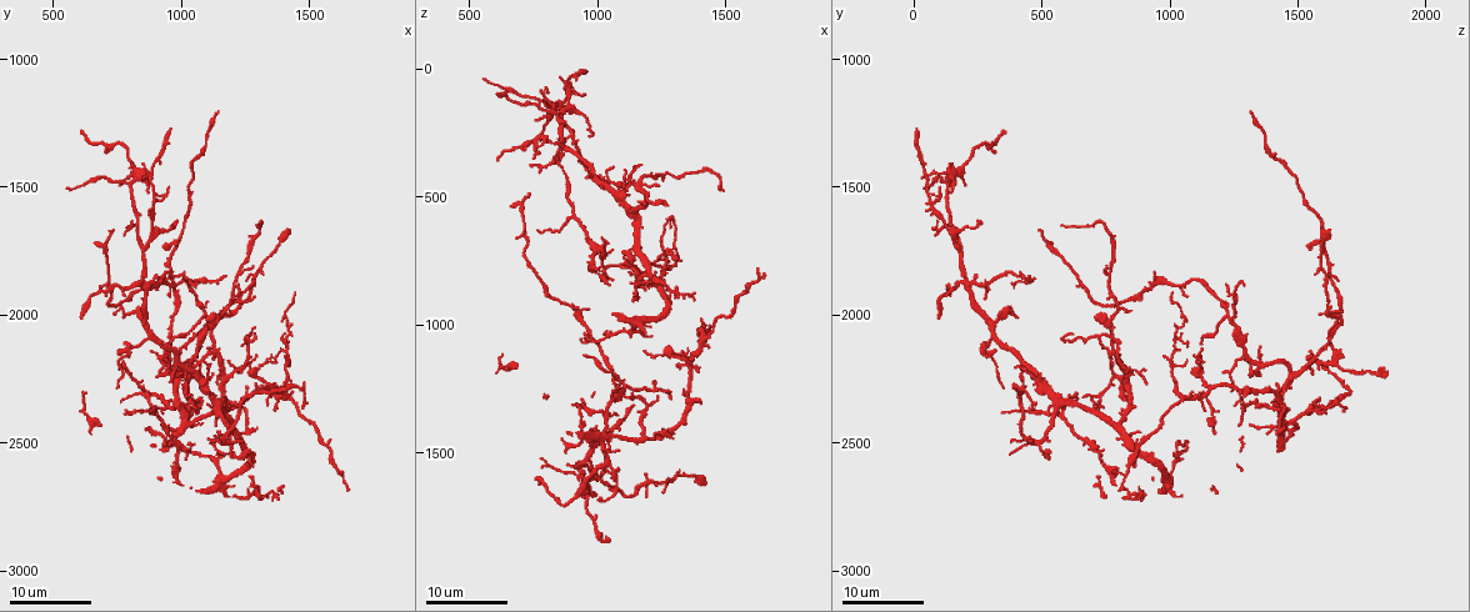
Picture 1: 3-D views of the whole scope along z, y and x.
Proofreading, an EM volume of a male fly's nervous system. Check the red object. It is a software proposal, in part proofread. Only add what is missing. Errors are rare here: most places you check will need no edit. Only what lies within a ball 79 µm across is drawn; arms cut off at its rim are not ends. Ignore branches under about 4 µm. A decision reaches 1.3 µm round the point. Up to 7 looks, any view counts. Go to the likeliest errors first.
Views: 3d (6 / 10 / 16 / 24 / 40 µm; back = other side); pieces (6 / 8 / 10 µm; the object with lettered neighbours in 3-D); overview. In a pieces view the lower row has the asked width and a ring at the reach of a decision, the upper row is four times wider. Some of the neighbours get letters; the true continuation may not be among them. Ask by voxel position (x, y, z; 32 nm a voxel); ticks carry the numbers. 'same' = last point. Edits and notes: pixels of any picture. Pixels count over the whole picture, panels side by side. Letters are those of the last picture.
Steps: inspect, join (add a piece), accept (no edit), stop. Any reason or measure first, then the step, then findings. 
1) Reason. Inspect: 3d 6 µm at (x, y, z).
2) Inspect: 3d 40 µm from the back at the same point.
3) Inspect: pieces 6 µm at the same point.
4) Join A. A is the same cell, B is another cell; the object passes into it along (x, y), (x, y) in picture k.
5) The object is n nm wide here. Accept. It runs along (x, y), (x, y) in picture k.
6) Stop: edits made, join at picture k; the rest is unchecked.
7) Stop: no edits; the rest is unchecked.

Thin end. Inspect: 3d 16 µm at (960, 2120, 1110).

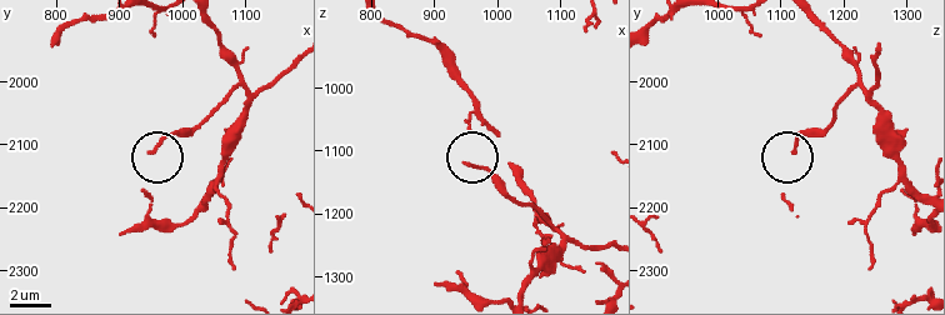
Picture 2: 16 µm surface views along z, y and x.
What lies round it. Inspect: pieces 10 µm at (950, 2115, 1120).

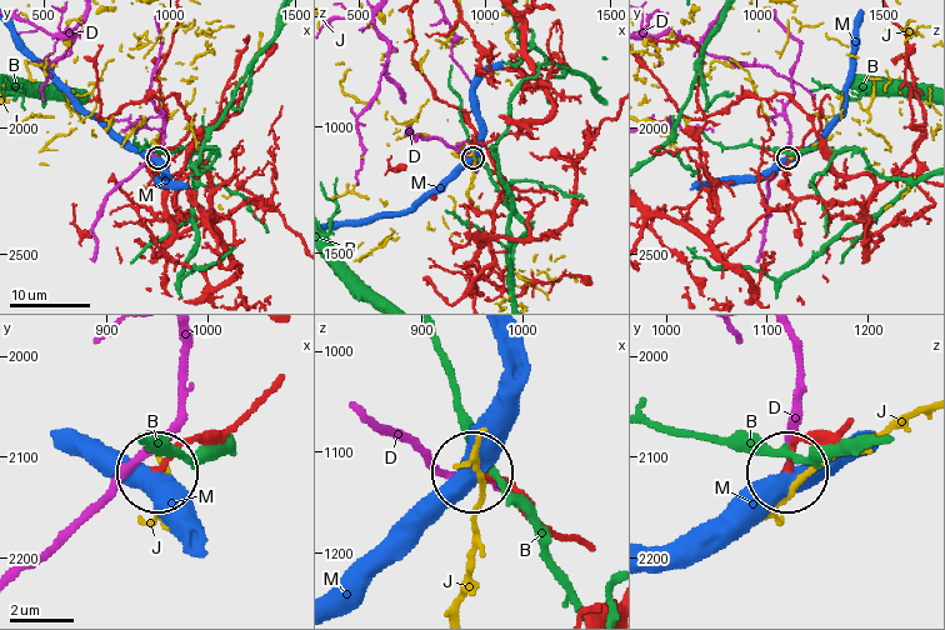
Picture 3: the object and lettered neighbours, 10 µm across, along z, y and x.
Accept. B, D, J and M are other cells; it runs along (843, 421), (799, 441), (785, 470) in picture 3; no lettered piece goes on from it.

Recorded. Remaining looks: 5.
Free end. Inspect: 3d 24 µm at (960, 1280, 10).

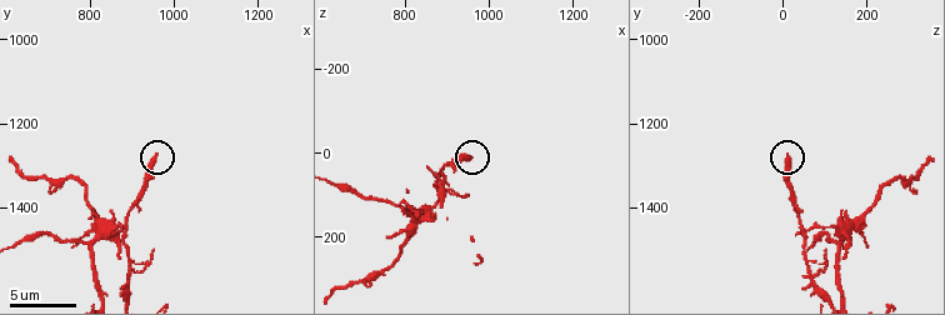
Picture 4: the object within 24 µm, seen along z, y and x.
Inspect: 3d 6 µm at (955, 1275, 15).

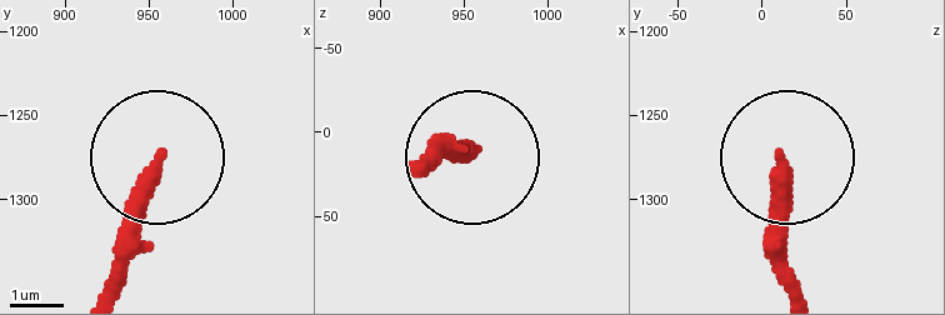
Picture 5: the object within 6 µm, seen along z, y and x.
Inspect: pieces 10 µm at (954, 1274, 12).

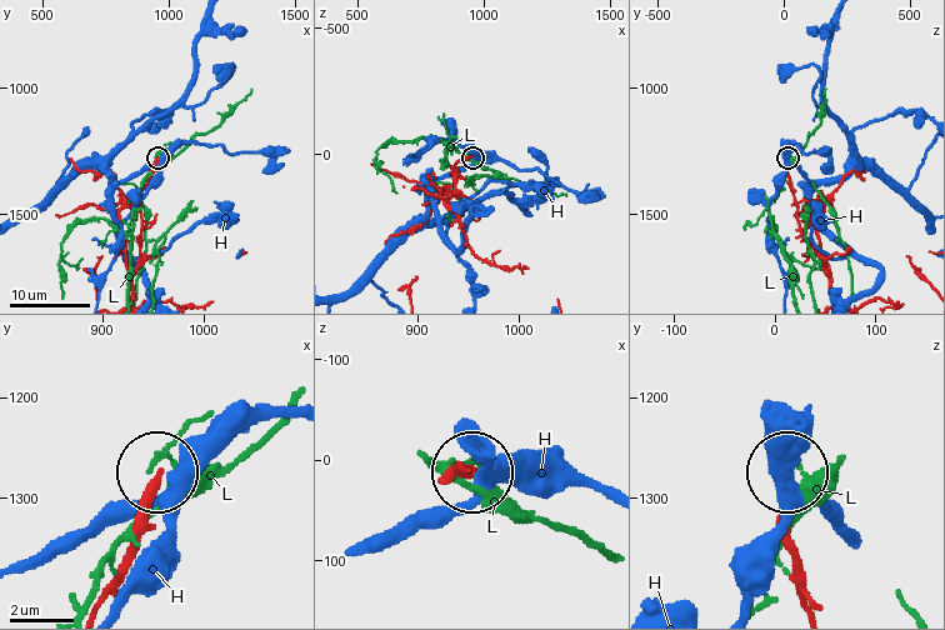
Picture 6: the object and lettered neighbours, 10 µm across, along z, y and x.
Accept. H and L are other cells; it runs along (98, 603), (154, 476) in picture 6; none of them fits.

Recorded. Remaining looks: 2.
Thin end. Inspect: 3d 24 µm at (1140, 2450, 870).

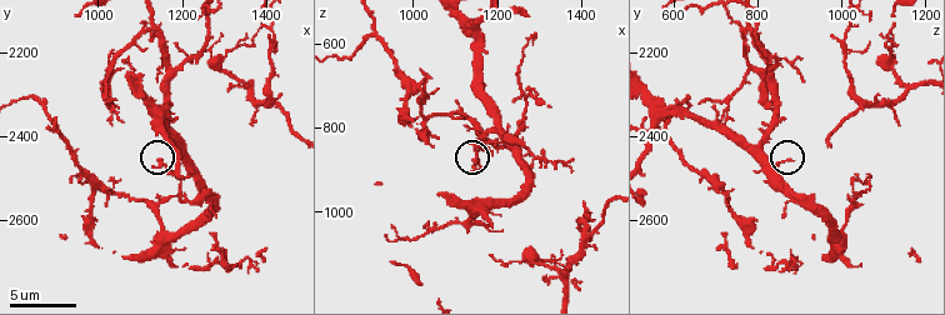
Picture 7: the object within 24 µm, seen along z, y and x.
Inspect: pieces 6 µm at (1145, 2460, 875).

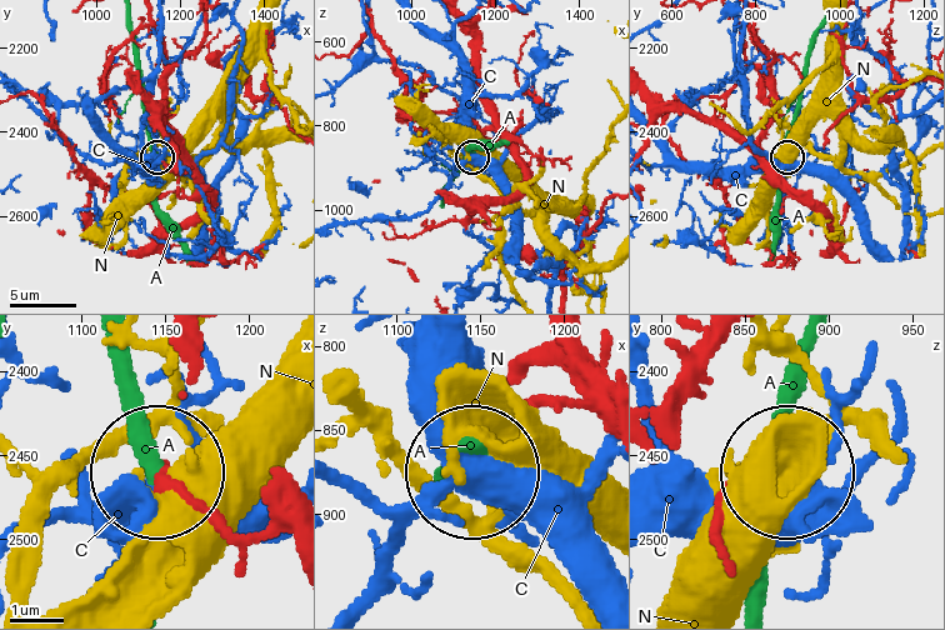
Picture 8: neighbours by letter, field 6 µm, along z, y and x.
Accept. A, C and N are other cells; none of them fits.

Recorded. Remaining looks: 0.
Stop: no edits; the rest is unchecked.

